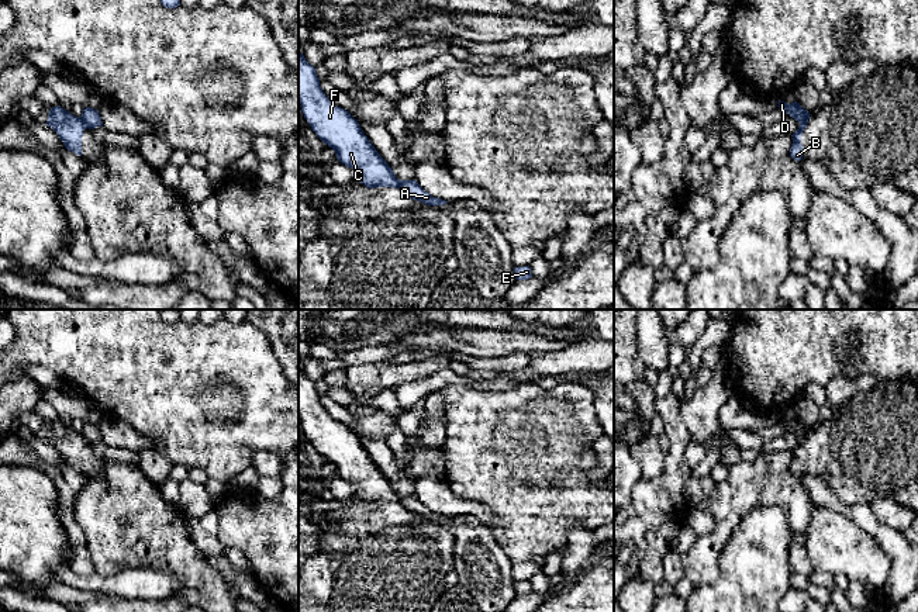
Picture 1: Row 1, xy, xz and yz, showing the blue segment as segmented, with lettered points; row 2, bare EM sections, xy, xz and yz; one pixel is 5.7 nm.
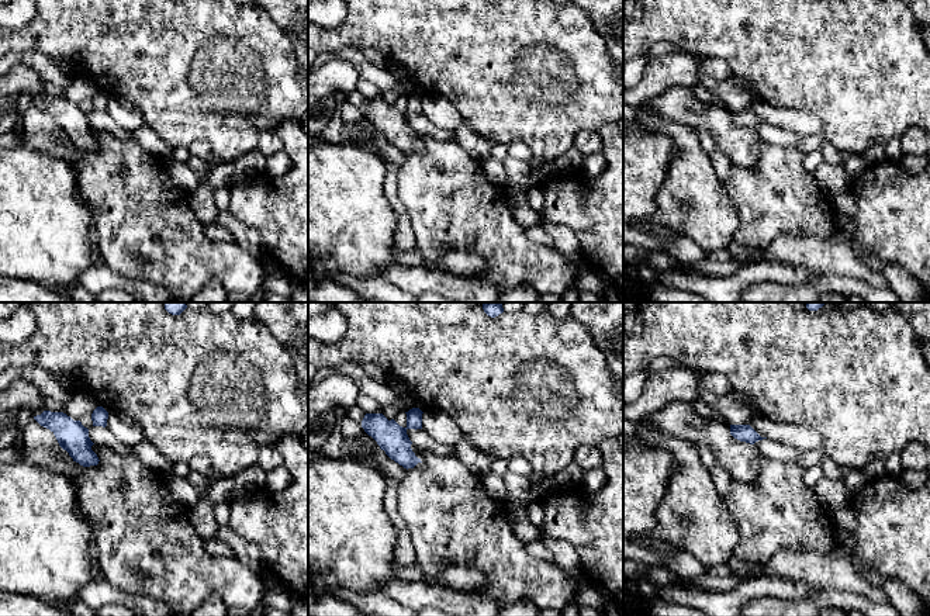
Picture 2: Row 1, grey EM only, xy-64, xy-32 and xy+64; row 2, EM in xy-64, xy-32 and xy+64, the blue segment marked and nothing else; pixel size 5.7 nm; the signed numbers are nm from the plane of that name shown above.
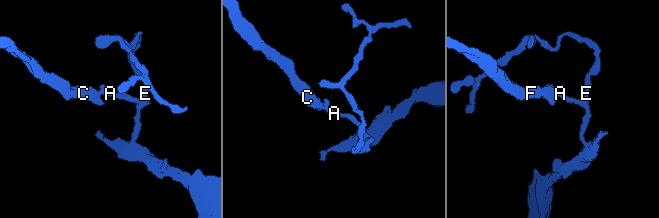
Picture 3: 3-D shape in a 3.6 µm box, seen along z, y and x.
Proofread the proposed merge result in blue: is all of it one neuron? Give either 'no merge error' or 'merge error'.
merge error

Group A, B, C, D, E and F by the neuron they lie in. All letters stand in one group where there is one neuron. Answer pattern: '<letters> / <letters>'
A D E / B C F

